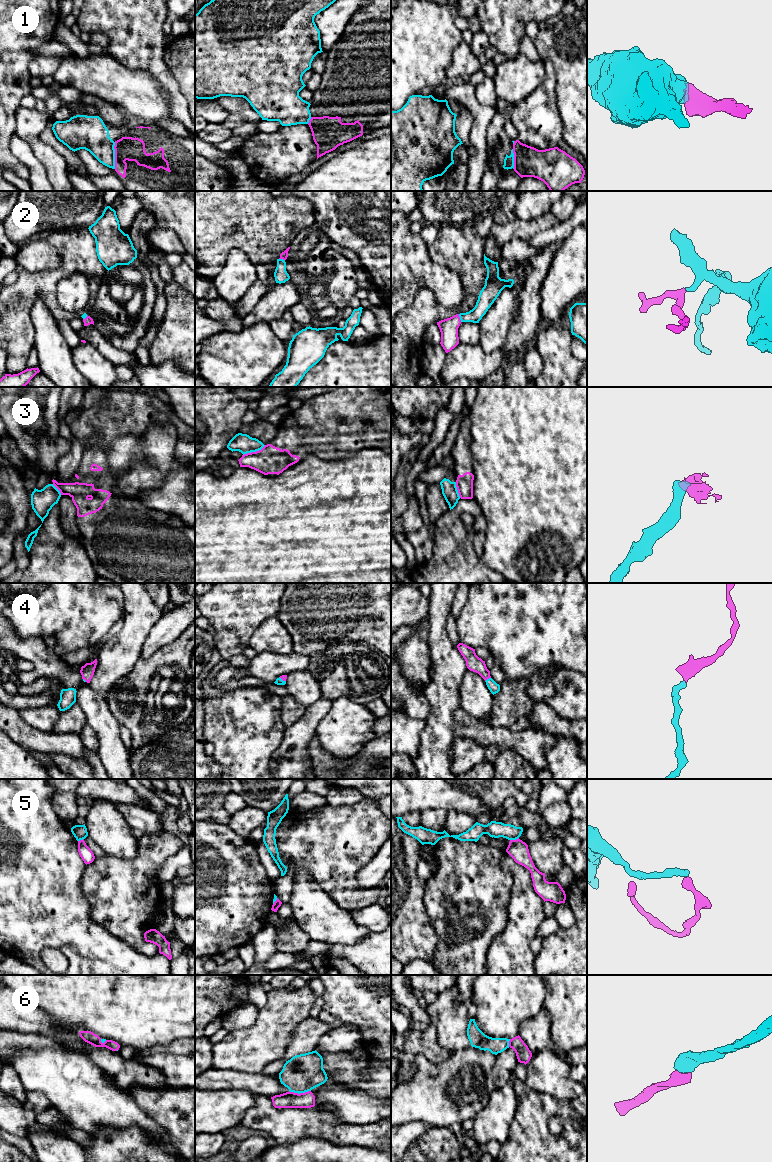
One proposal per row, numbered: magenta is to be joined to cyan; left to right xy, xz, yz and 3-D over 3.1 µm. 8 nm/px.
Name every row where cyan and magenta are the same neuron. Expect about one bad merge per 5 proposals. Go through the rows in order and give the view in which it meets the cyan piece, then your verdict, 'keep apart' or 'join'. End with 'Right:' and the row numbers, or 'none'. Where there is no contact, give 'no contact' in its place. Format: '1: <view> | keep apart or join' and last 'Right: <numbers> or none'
1: xy | keep apart
2: yz | join
3: xz | keep apart
4: yz | join
5: yz | keep apart
6: xz | join
Right: 2, 4, 6

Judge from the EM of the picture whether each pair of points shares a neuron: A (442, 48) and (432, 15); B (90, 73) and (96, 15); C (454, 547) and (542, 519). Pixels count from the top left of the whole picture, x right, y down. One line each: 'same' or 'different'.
A: same
B: different
C: different

